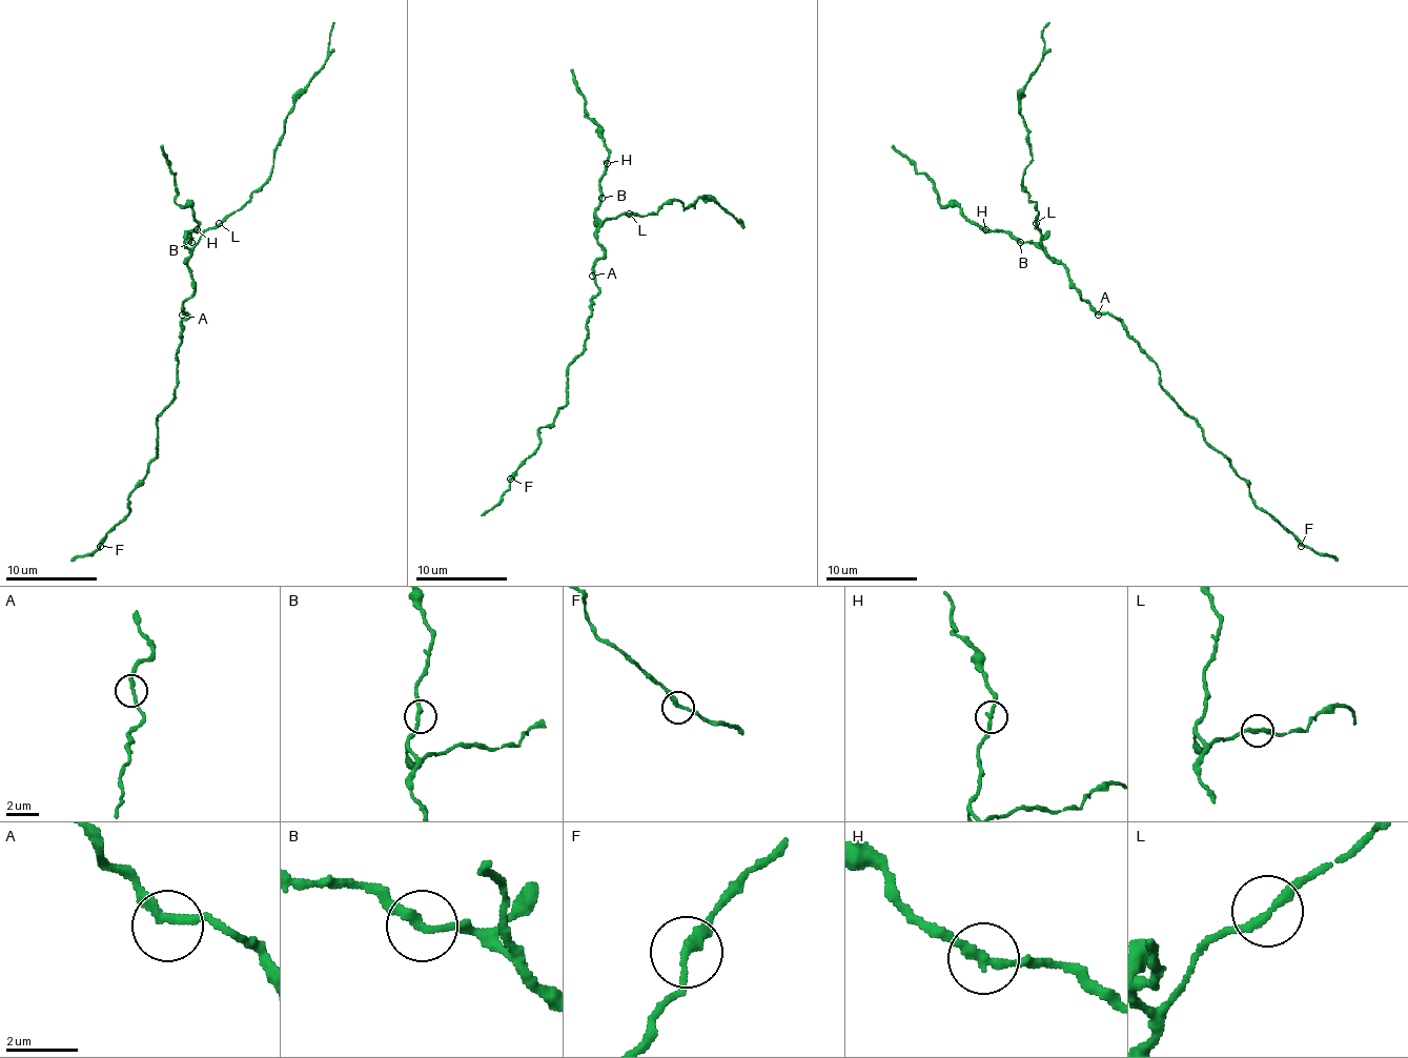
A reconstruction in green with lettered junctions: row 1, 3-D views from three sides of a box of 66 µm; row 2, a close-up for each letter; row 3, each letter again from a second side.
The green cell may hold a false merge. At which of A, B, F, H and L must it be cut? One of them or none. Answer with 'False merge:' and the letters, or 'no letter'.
False merge: no letter

